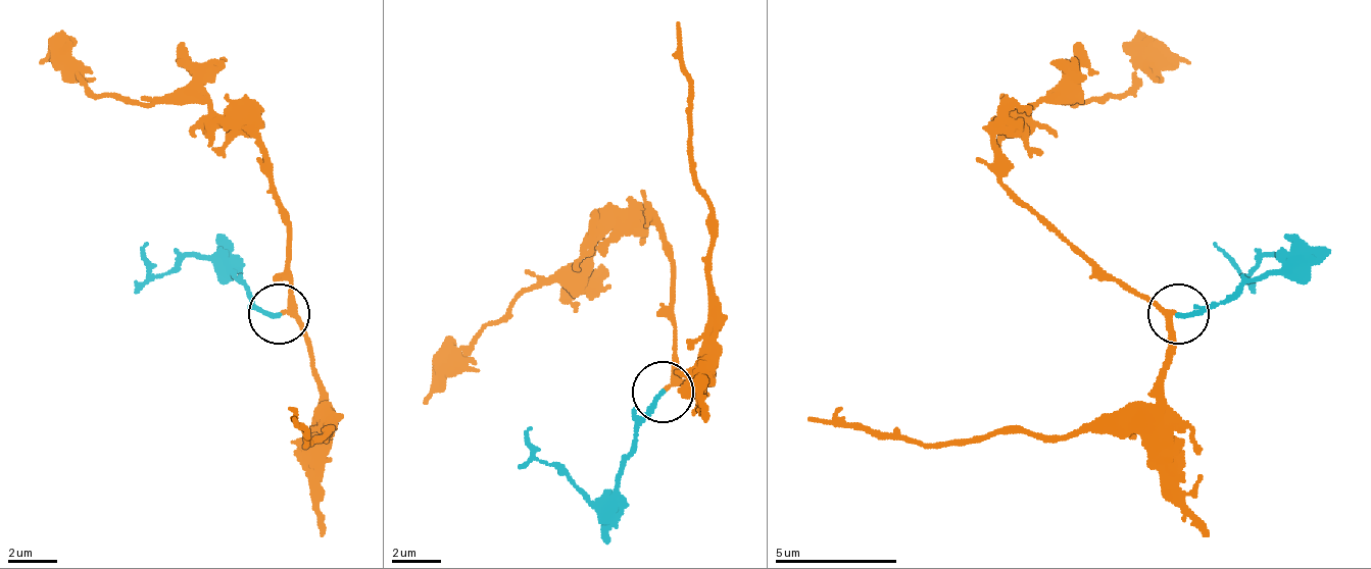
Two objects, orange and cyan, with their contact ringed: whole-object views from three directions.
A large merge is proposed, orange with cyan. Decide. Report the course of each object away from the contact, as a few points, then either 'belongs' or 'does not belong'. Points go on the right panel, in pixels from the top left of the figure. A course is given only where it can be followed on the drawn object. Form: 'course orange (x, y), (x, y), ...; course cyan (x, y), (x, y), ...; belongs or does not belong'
course orange (1176, 315), (1103, 278), (1030, 211), (999, 180), (999, 144), (1048, 101), (1121, 95), (1188, 64); course cyan (1176, 315), (1201, 315), (1286, 260), (1268, 254), (1243, 272), (1213, 242); belongs

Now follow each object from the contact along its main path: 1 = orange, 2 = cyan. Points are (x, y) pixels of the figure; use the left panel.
1: (280, 315), (292, 278), (286, 211), (267, 180), (261, 144), (231, 132), (200, 101), (97, 95), (42, 64)
2: (280, 315), (267, 315), (218, 260), (183, 254), (152, 272), (146, 242)

